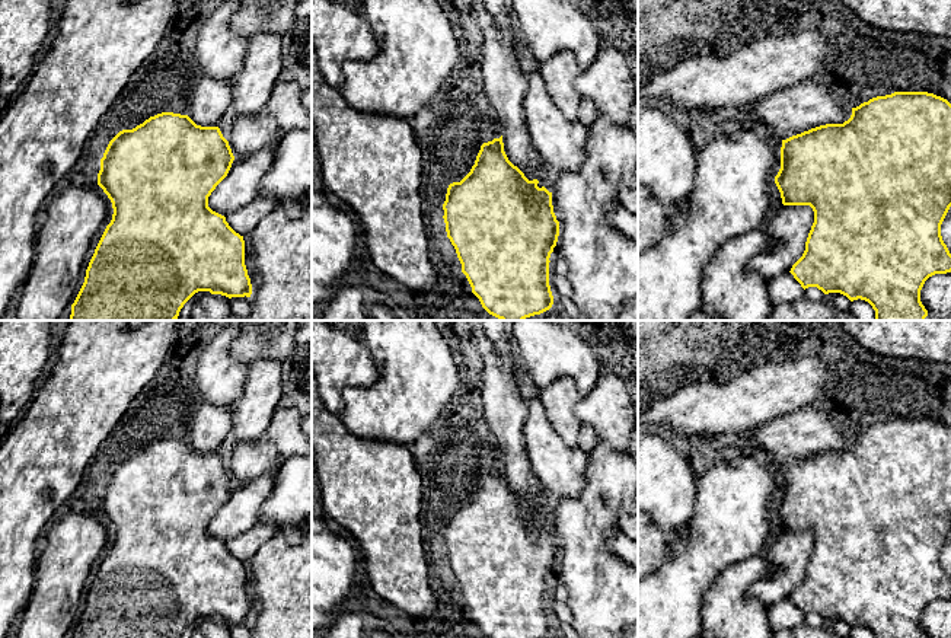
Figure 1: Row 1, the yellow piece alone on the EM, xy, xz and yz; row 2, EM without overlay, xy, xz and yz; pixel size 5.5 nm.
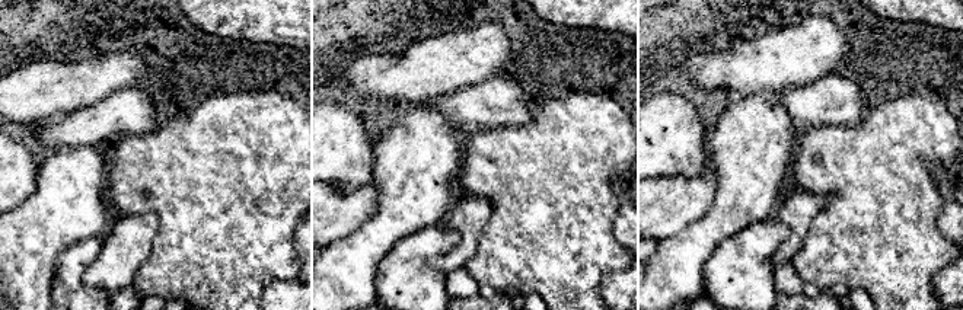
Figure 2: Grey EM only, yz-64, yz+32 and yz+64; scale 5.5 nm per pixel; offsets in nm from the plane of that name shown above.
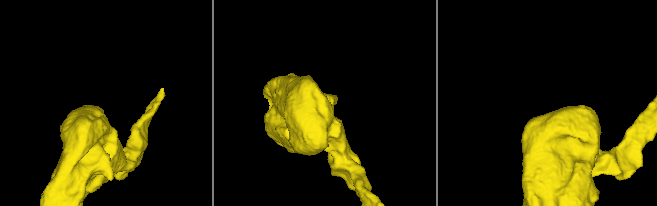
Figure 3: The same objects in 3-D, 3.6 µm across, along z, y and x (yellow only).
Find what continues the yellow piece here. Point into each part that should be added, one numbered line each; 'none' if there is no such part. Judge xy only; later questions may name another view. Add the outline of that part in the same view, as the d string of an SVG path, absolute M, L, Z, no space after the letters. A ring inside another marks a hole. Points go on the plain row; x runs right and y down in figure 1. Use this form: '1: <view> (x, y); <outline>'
none

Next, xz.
none

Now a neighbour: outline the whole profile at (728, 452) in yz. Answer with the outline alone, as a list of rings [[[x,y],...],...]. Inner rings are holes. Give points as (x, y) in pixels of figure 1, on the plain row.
[[[722,440],[718,449],[718,457],[730,465],[737,465],[741,459],[741,452],[731,441]]]

